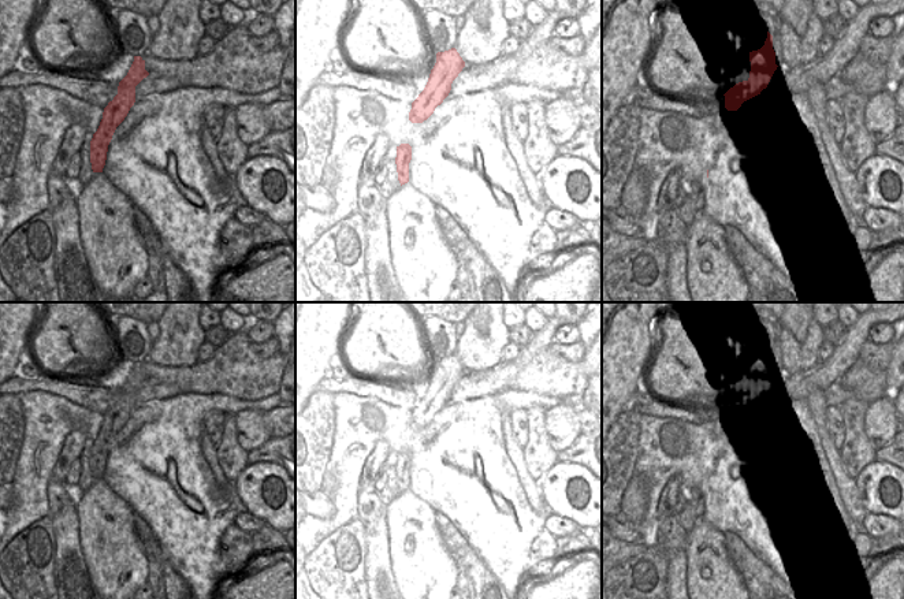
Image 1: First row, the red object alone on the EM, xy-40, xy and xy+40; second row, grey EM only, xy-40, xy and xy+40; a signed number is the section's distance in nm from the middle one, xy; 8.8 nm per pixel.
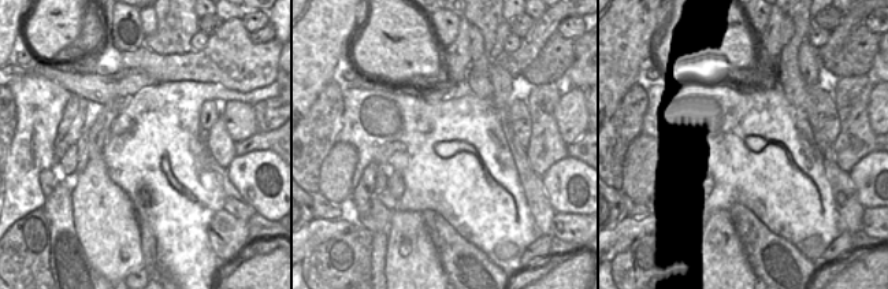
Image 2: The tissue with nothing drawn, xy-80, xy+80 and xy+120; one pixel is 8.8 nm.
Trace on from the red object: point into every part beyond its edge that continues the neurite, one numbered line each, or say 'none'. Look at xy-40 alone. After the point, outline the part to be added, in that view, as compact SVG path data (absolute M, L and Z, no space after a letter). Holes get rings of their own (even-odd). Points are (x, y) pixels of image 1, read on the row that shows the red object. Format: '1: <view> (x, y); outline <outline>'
none

